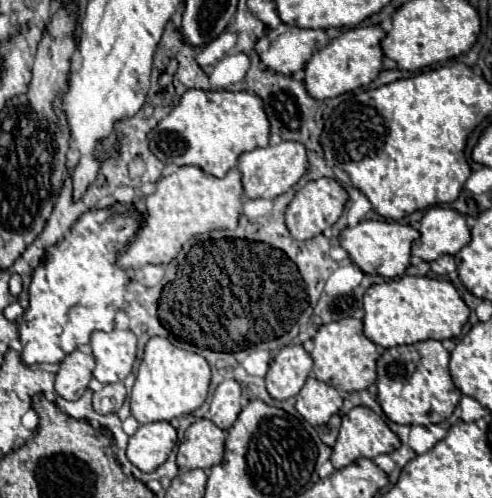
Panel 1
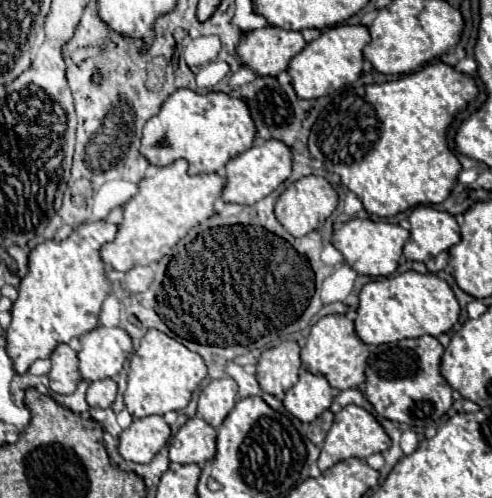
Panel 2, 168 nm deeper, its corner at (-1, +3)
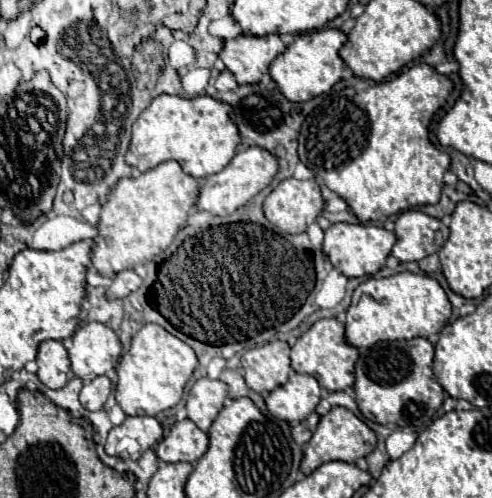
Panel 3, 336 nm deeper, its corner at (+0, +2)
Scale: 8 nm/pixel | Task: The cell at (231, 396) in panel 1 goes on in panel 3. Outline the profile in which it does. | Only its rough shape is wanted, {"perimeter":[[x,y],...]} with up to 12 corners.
{"perimeter":[[198,379],[186,399],[188,419],[208,431],[224,405],[226,383]]}

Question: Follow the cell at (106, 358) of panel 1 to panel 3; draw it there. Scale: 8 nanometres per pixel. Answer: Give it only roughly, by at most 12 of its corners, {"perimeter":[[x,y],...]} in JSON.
{"perimeter":[[102,323],[78,327],[68,349],[82,381],[116,367],[122,345]]}

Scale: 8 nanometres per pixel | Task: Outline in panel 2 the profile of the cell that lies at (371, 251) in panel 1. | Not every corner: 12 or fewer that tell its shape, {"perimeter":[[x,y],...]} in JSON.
{"perimeter":[[353,218],[333,246],[359,274],[391,276],[409,230]]}

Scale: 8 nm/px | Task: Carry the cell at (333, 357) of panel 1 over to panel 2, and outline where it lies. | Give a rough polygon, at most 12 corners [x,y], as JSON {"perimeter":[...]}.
{"perimeter":[[345,314],[323,316],[303,368],[331,388],[365,382],[369,348]]}

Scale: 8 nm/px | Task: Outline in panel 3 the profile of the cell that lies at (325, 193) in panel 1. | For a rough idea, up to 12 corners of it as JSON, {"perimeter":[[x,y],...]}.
{"perimeter":[[284,179],[264,199],[266,219],[304,233],[322,213],[316,181]]}

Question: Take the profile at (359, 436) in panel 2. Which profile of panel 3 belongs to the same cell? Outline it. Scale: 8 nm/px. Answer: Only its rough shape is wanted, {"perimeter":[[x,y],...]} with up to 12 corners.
{"perimeter":[[346,407],[320,417],[300,471],[354,463],[376,447],[374,431]]}

